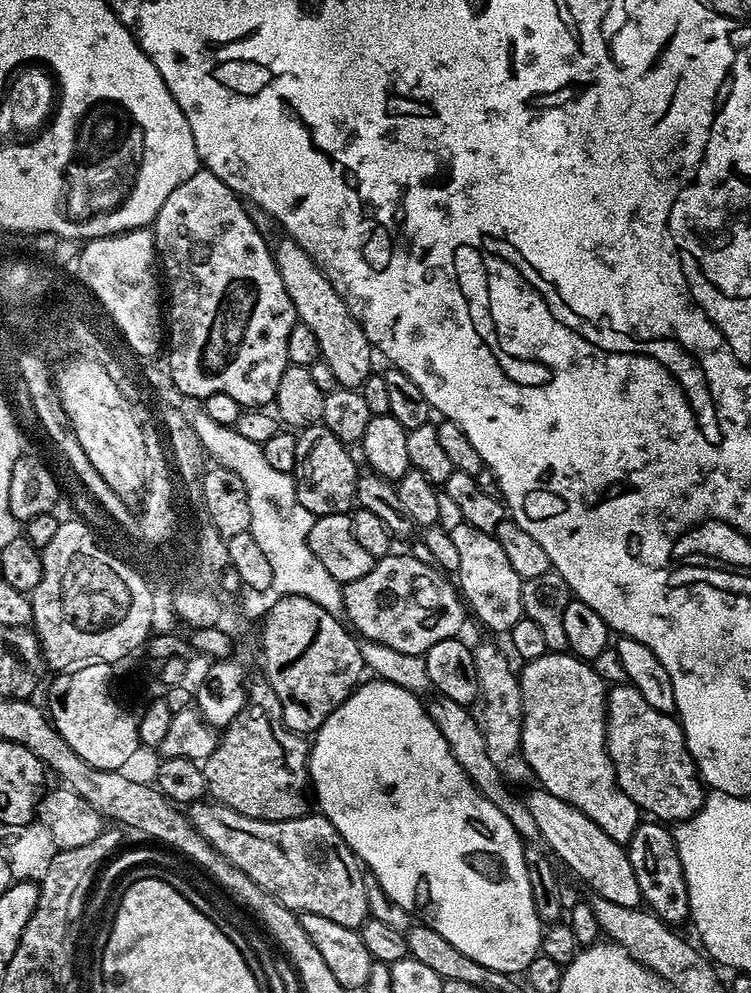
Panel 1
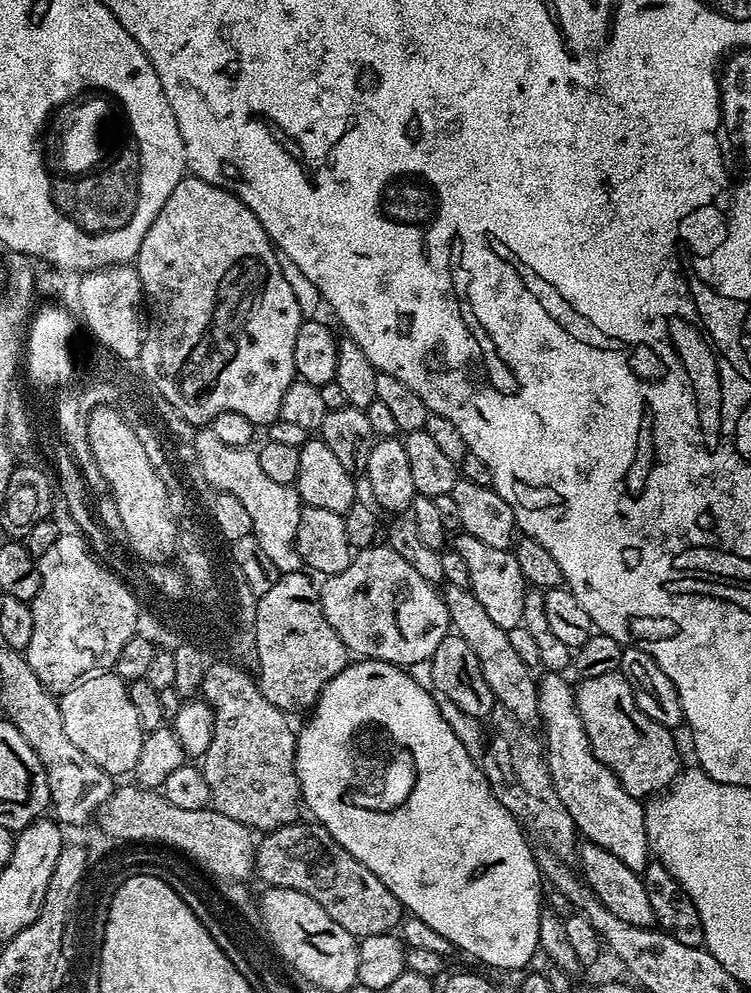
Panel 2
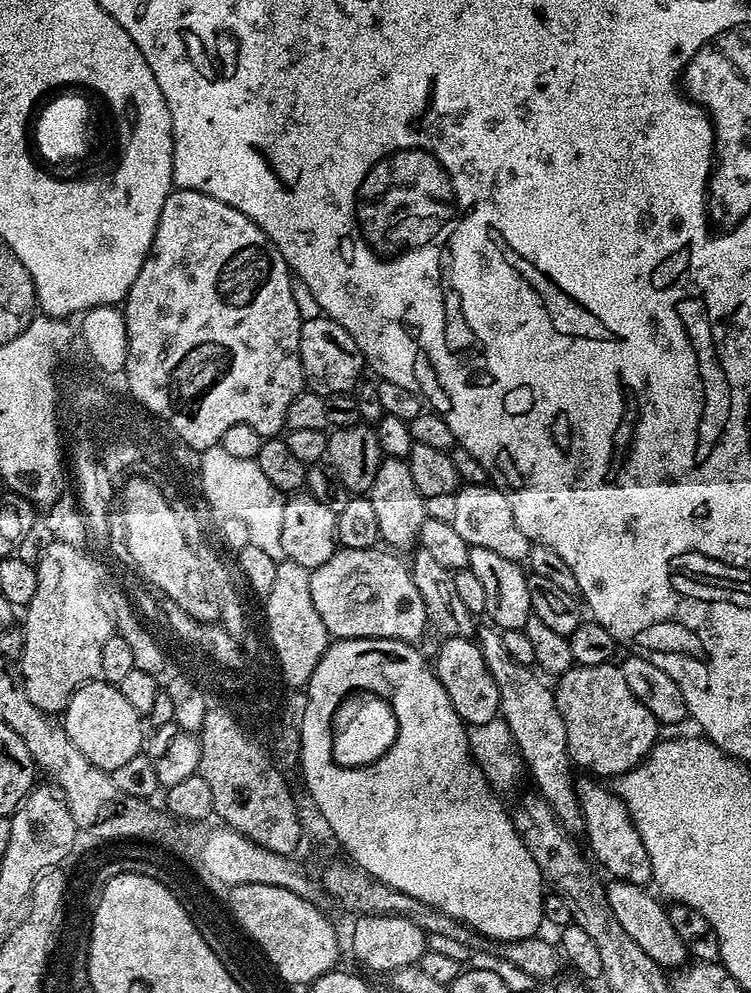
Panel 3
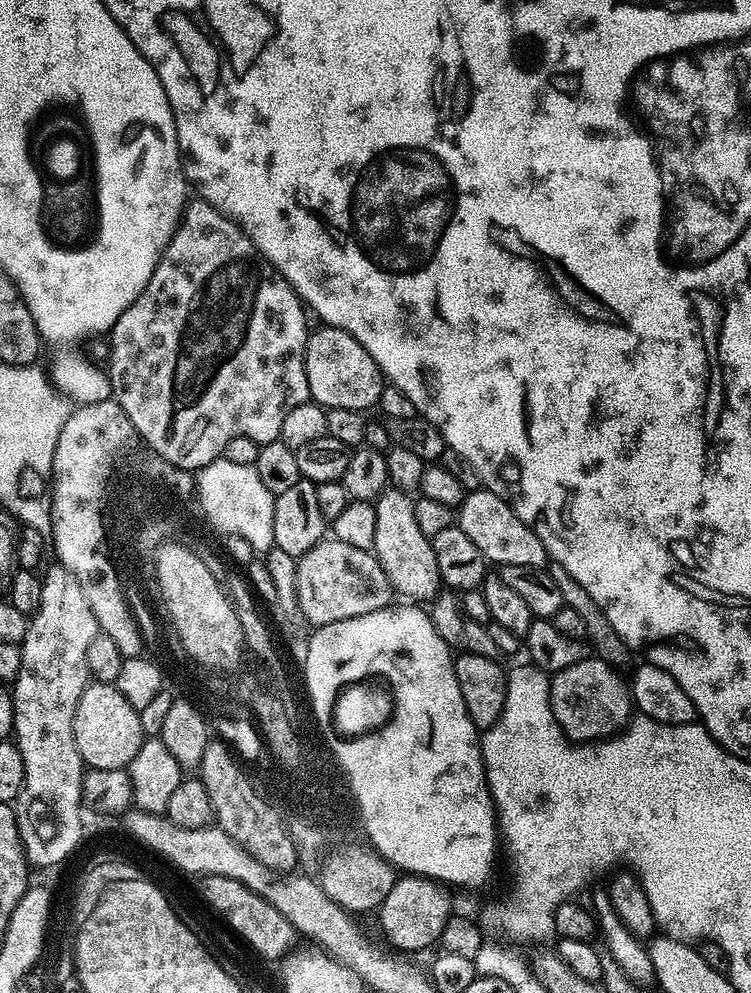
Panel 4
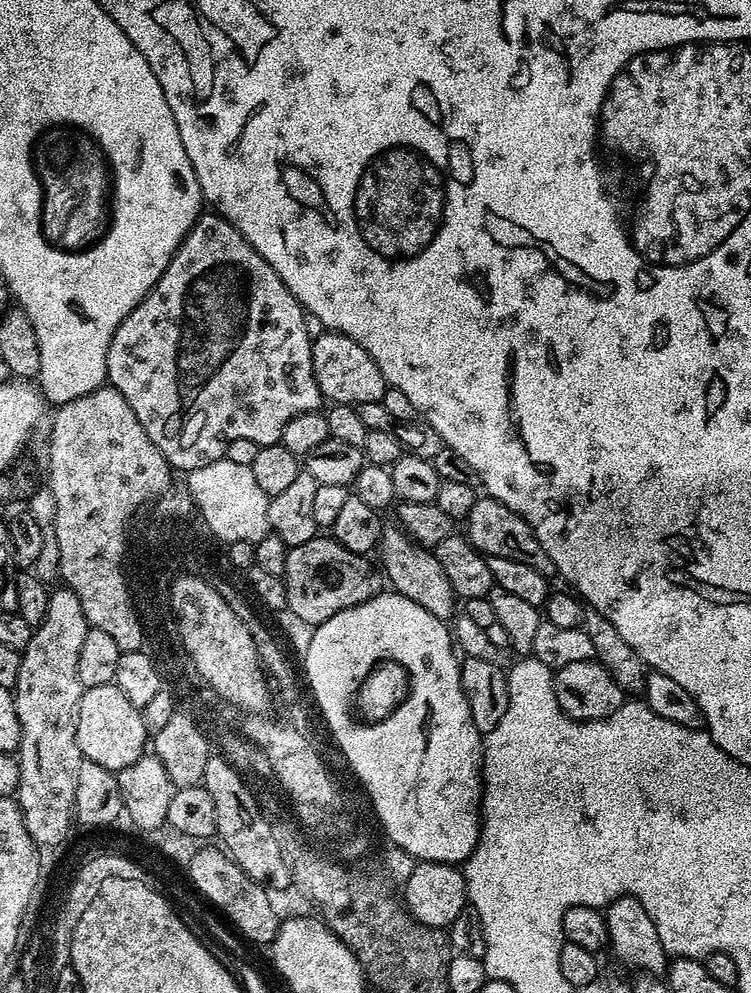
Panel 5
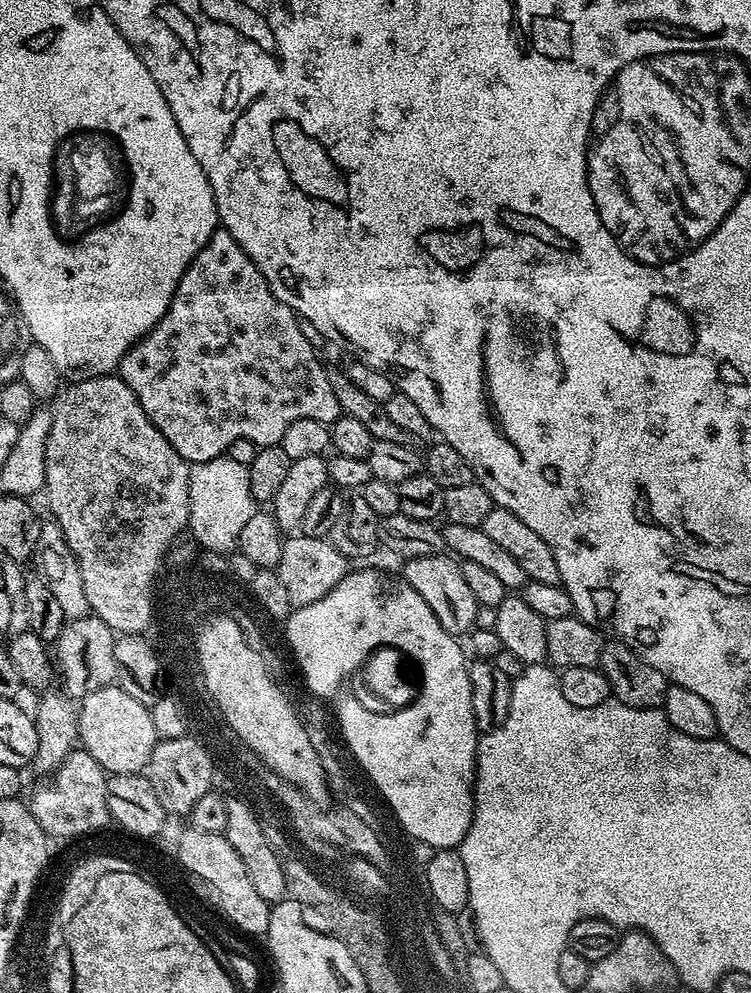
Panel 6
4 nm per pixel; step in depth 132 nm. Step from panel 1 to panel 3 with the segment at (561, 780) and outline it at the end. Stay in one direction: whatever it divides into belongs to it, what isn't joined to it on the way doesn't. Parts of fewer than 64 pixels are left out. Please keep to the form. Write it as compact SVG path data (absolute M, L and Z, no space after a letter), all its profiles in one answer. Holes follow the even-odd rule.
M592 778L584 779L588 780L579 781L578 791L585 818L583 835L588 836L587 847L590 849L591 859L597 865L600 863L609 872L609 877L641 886L651 885L653 879L650 854L646 854L646 846L630 818L628 807L615 791L607 792L600 785L603 783ZM590 847L592 847L592 852Z

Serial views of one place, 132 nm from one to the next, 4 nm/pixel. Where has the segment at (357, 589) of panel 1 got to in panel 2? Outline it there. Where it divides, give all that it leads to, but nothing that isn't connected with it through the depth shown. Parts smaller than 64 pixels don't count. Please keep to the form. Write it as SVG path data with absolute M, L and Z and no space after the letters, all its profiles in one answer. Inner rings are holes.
M389 546L380 547L359 549L346 570L327 577L323 581L324 585L319 585L320 605L326 614L326 622L334 626L334 634L342 638L353 657L385 660L401 666L431 660L434 650L438 650L438 642L449 636L453 627L446 602L435 583L429 583L426 578L422 578L394 549Z

